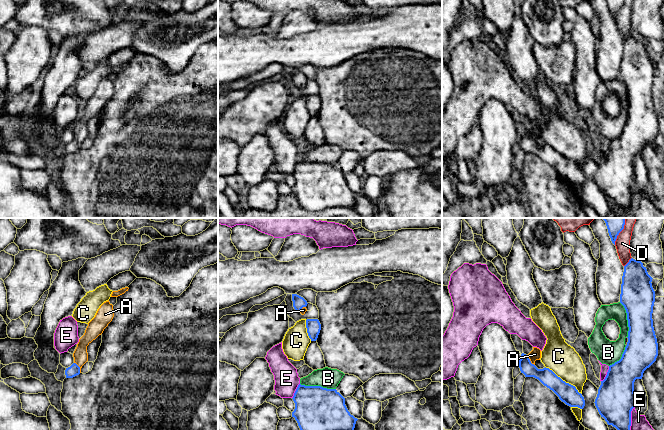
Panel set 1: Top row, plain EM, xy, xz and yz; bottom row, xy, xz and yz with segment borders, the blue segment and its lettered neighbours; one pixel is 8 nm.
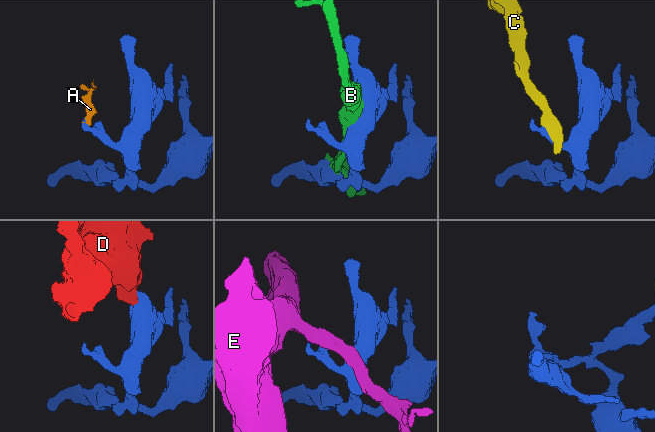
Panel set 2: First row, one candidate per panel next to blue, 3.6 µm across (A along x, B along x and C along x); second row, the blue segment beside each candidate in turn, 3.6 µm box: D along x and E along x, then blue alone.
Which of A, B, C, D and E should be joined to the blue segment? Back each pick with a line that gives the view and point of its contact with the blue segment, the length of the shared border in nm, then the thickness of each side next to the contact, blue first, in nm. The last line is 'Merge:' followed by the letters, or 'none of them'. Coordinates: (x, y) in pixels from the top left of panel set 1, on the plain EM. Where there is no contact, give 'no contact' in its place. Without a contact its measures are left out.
A: contact xy (79, 143); length 100 nm; calibres 90 and 120 nm
Merge: A

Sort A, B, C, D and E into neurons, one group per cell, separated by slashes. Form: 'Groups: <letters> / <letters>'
Groups: A / B / C / D / E

